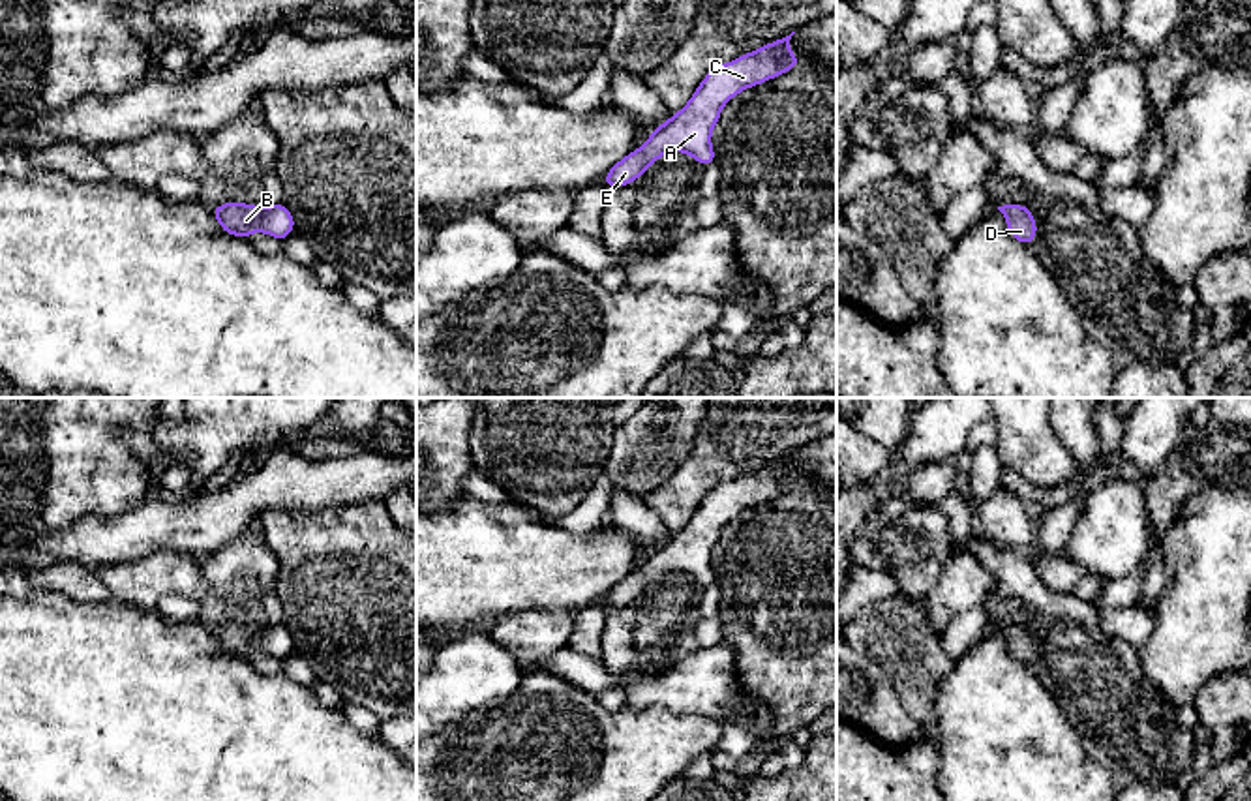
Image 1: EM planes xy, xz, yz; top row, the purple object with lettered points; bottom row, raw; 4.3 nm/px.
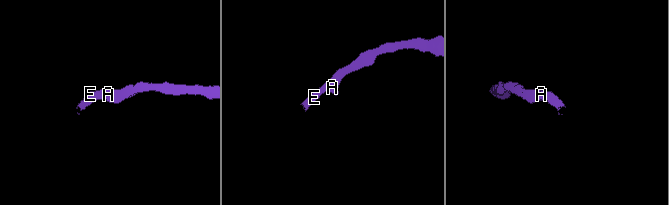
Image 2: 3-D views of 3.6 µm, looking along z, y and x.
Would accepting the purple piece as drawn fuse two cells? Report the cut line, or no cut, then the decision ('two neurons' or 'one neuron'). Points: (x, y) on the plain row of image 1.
cut none; one neuron

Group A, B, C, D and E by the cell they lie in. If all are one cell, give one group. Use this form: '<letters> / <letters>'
A B C D E

